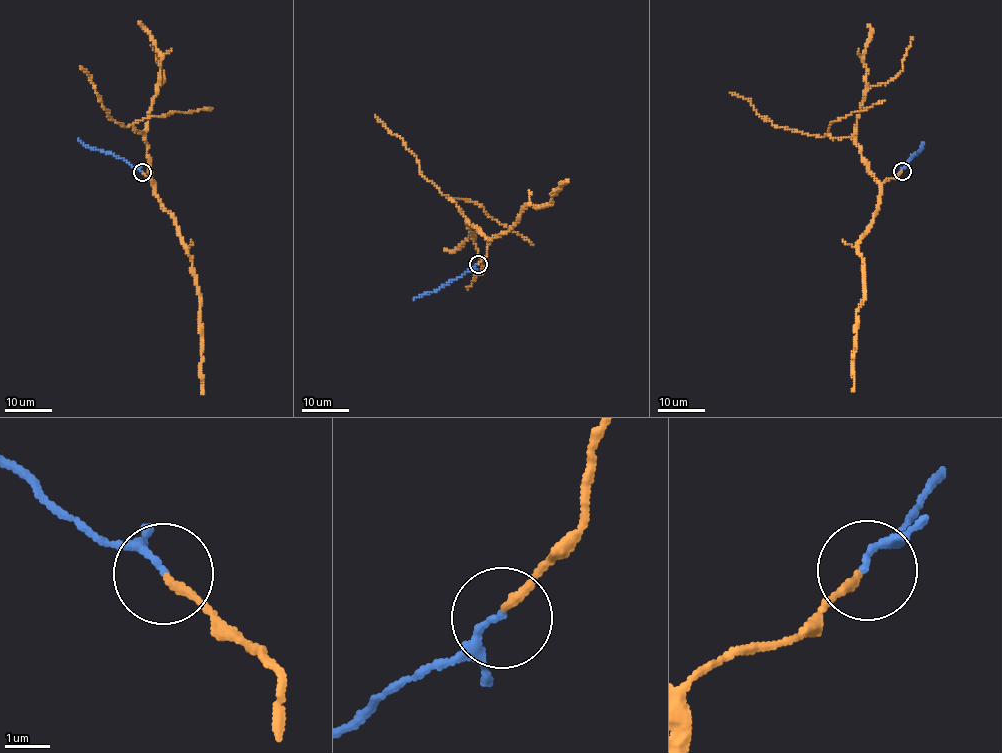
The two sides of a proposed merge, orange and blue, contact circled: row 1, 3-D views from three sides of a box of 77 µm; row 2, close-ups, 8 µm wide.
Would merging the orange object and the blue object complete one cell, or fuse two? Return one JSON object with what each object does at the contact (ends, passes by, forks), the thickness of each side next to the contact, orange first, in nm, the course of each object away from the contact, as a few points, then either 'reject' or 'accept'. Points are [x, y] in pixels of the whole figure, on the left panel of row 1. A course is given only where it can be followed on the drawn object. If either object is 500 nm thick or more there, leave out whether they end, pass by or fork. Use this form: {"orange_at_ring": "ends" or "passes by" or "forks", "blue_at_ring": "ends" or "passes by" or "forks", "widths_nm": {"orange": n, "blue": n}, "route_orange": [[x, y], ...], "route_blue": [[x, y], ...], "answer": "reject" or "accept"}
{"orange_at_ring": "ends", "blue_at_ring": "ends", "widths_nm": {"orange": 190, "blue": 140}, "route_orange": [[142, 172], [152, 179], [156, 197], [174, 219], [191, 261], [200, 299], [204, 393]], "route_blue": [[141, 172], [111, 153], [89, 148], [78, 139]], "answer": "accept"}

